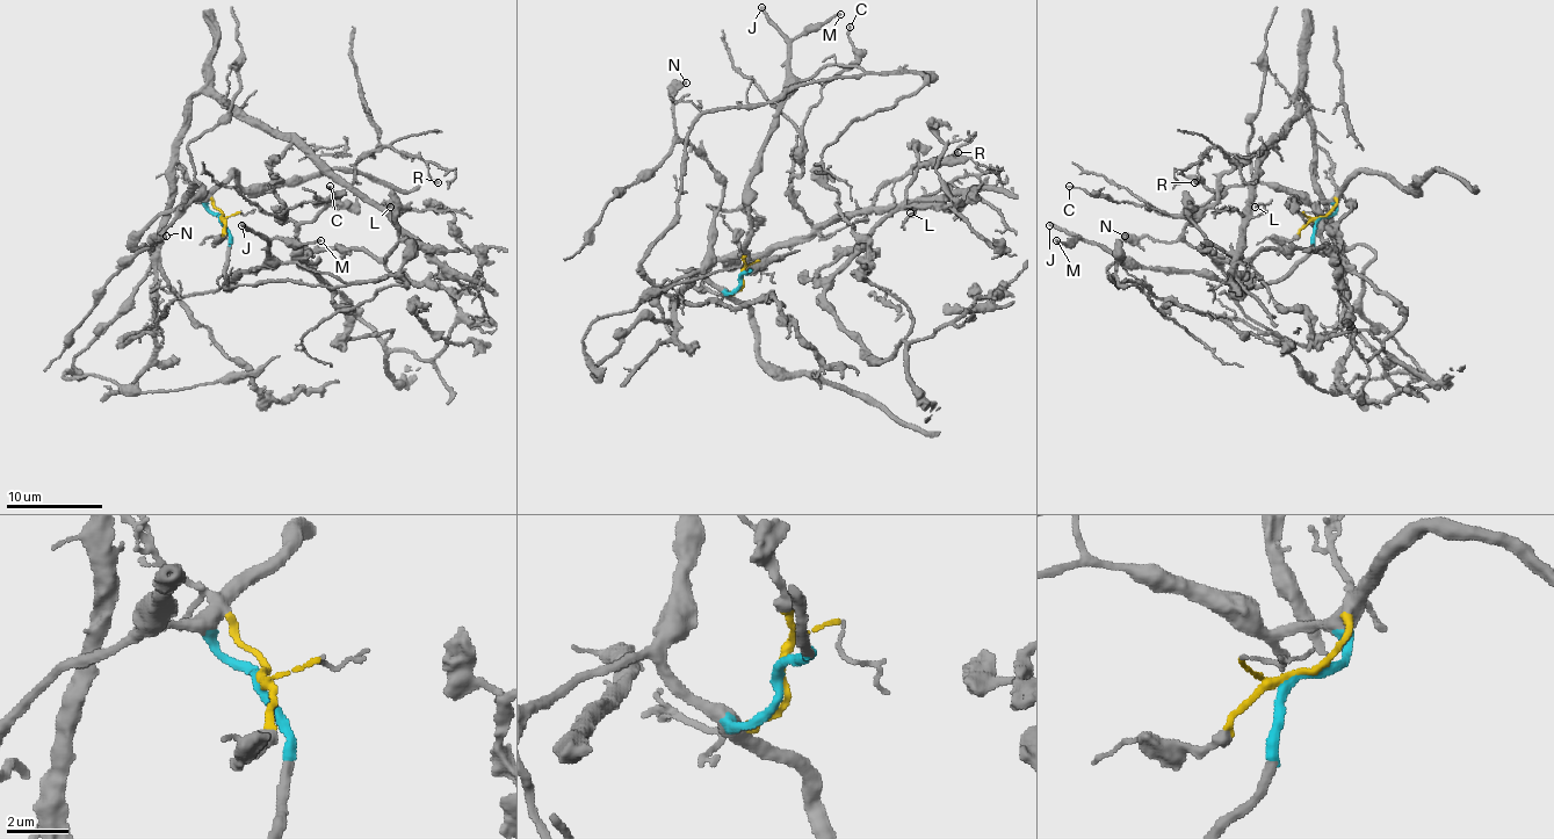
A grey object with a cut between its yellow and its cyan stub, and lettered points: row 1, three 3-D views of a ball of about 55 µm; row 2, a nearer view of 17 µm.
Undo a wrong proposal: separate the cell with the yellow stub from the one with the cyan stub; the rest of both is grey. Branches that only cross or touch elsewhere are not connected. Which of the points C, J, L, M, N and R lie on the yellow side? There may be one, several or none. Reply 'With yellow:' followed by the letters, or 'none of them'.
With yellow: C, L, R

